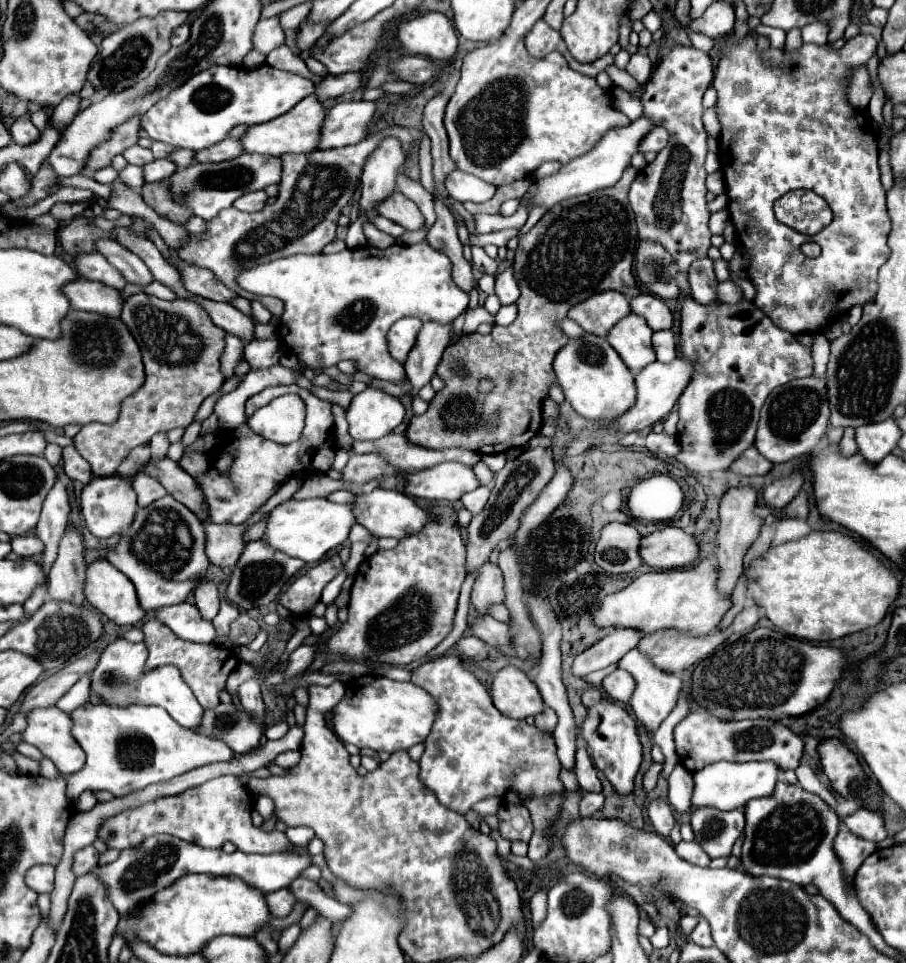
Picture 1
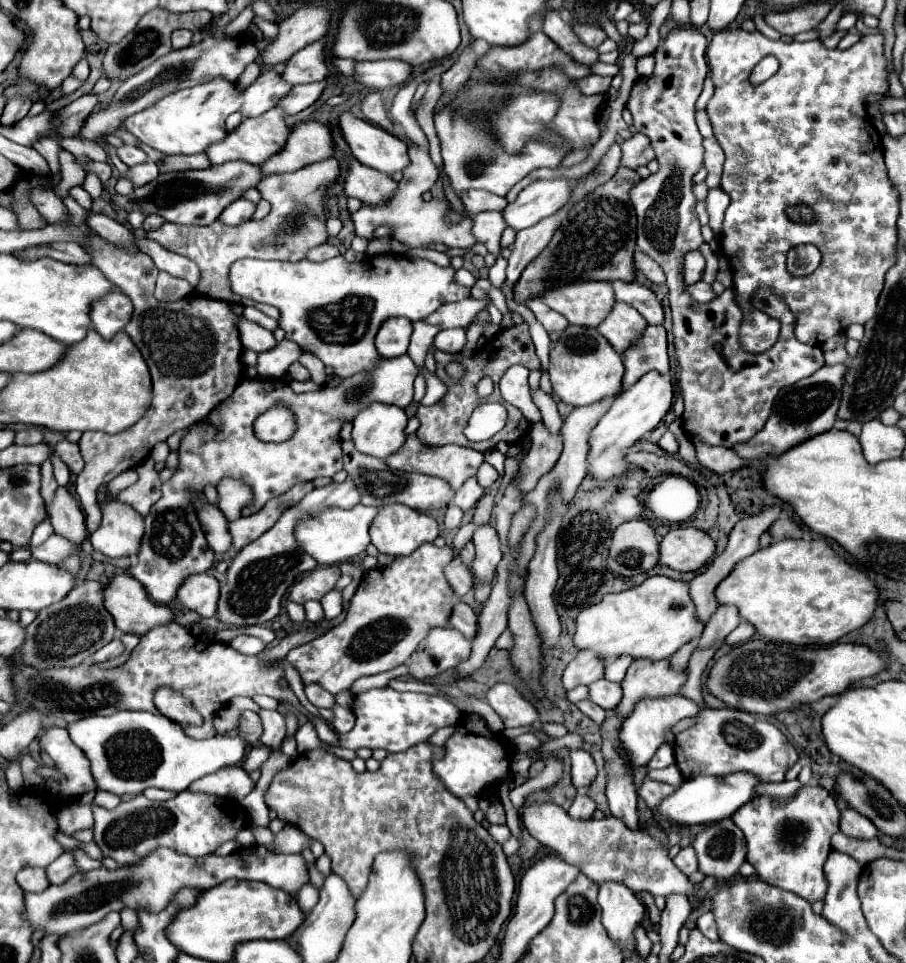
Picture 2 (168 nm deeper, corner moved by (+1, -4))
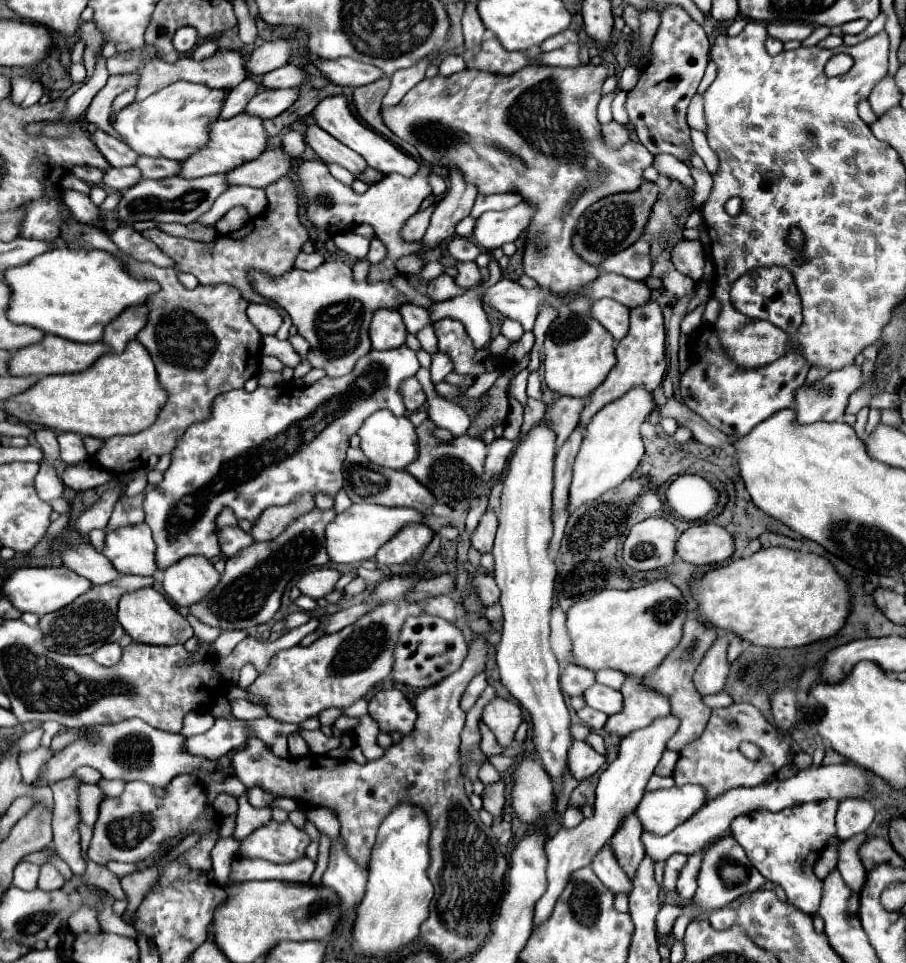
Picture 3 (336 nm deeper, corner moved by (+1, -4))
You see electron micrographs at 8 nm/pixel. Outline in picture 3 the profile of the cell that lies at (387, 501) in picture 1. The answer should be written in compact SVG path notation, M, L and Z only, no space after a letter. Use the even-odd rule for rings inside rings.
M408 523L378 549L376 561L380 565L406 563L422 555L422 551L432 541L432 537L434 537L434 531L424 523Z

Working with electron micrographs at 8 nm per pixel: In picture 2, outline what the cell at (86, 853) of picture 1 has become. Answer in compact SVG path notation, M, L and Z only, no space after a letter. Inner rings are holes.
M62 853L56 861L52 861L52 865L46 867L46 877L52 885L60 885L68 881L68 877L72 877L74 873L76 867L74 867L74 857L70 853Z

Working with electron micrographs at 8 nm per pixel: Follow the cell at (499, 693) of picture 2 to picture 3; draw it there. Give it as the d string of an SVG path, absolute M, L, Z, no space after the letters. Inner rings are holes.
M494 697L482 711L482 721L490 727L490 731L496 735L498 743L508 747L512 743L512 737L520 723L524 721L522 709L518 703L504 699L504 697Z

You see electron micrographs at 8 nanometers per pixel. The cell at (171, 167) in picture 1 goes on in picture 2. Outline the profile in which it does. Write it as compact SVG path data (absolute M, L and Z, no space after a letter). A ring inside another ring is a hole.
M146 161L142 165L136 165L136 167L130 167L126 171L126 179L130 179L134 183L134 187L138 185L146 185L148 181L154 181L158 177L158 165L154 161Z

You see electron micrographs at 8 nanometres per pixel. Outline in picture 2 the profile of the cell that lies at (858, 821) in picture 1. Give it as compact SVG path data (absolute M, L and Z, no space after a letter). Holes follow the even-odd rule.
M850 807L844 809L840 815L840 831L856 839L874 839L878 833L878 829L868 817L860 815L856 809L850 809Z

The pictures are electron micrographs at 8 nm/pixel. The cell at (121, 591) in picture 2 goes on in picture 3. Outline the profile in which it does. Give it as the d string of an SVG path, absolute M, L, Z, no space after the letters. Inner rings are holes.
M154 587L124 593L118 601L118 621L124 627L124 631L138 643L176 645L176 643L186 643L194 635L188 621Z

